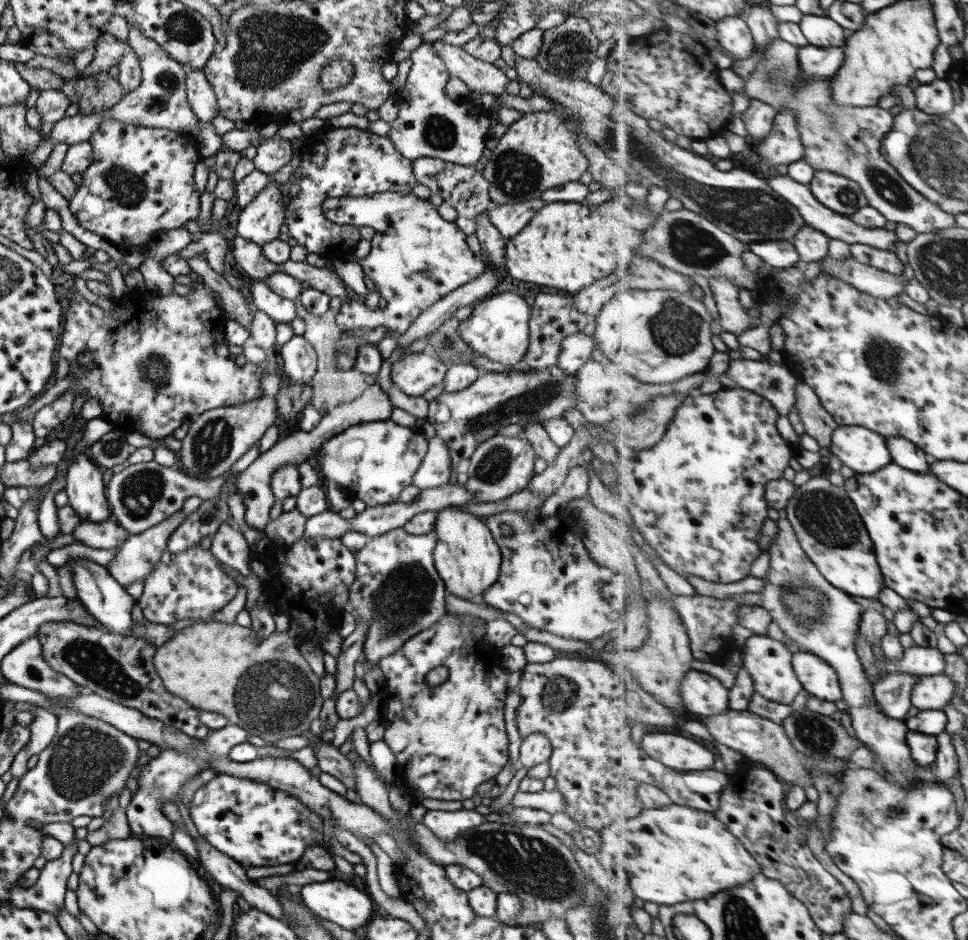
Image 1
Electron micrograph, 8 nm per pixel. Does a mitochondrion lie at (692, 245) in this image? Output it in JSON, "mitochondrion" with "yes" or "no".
{"mitochondrion":"yes"}

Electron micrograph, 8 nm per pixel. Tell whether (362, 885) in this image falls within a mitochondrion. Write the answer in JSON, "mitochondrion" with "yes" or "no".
{"mitochondrion":"no"}

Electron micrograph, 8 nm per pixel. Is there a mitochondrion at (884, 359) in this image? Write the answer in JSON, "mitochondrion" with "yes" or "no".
{"mitochondrion":"yes"}

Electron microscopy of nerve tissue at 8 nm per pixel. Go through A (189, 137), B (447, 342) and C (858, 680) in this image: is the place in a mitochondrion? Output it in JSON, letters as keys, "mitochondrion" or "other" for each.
{"A":"other","B":"mitochondrion","C":"other"}

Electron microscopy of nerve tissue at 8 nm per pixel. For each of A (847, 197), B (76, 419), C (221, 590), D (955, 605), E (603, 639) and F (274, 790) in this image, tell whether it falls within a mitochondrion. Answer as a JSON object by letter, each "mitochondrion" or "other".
{"A":"mitochondrion","B":"other","C":"other","D":"other","E":"other","F":"other"}

